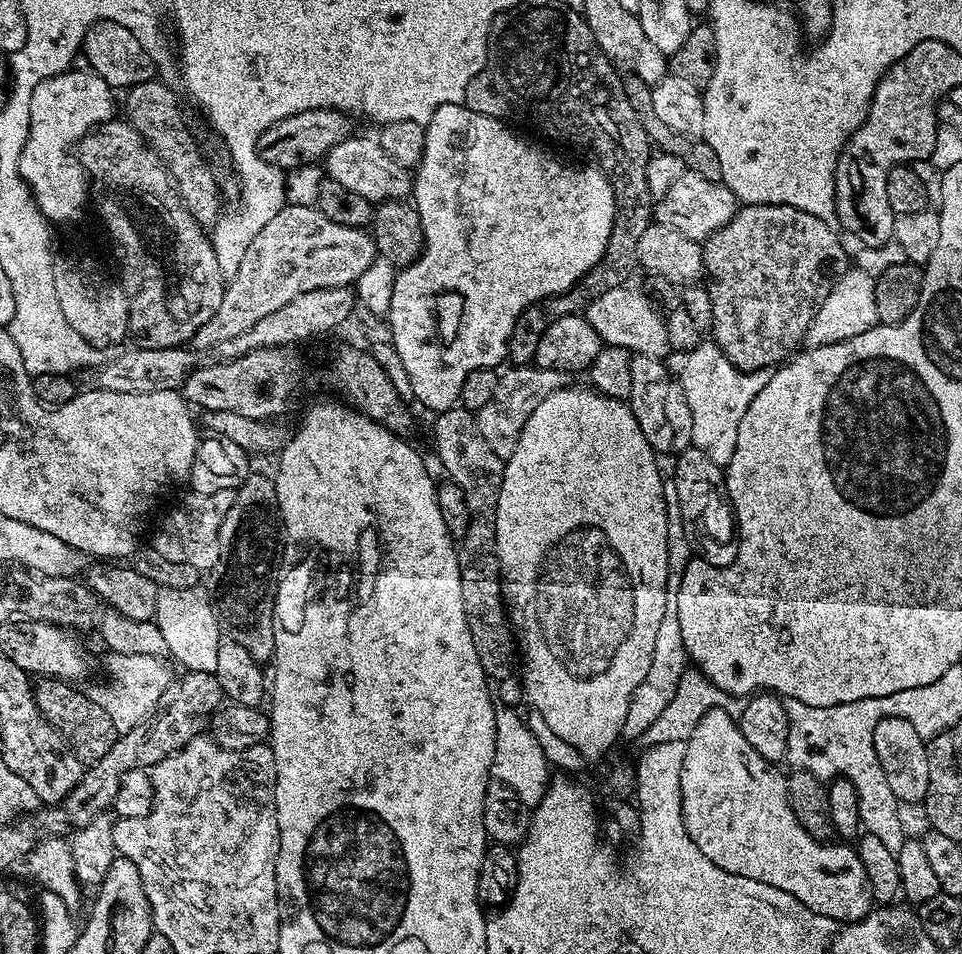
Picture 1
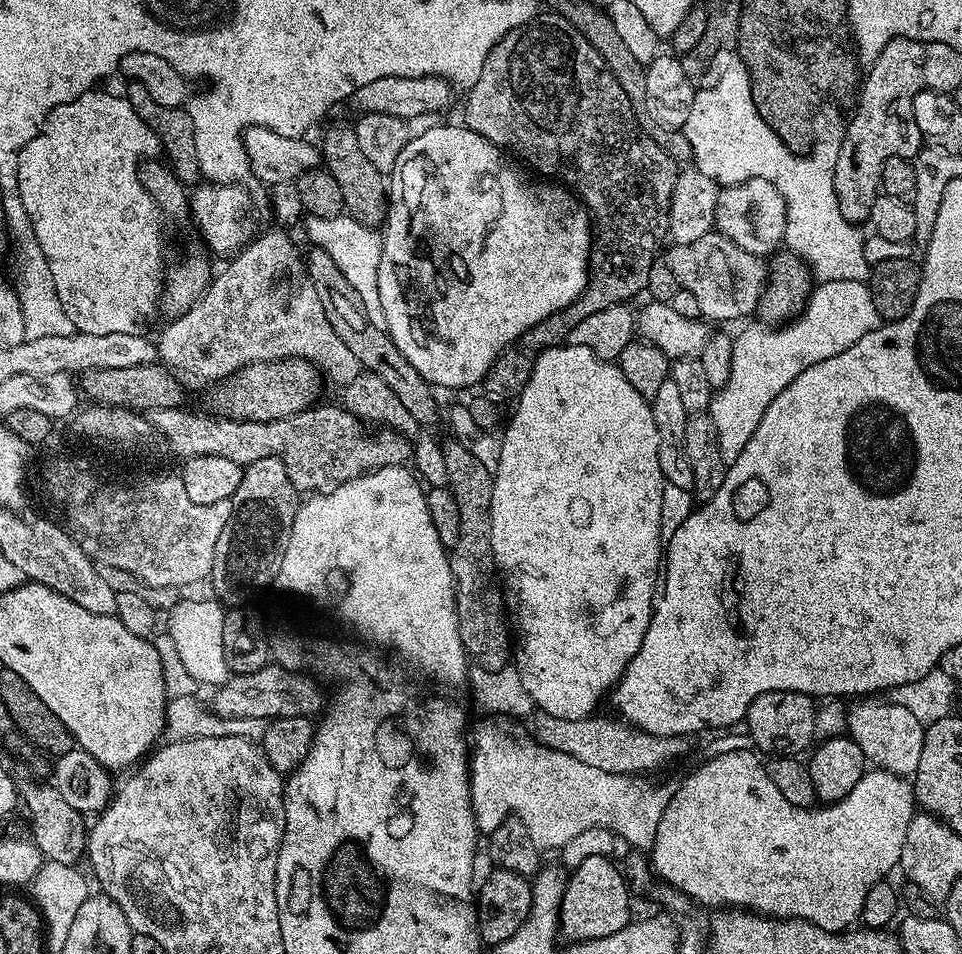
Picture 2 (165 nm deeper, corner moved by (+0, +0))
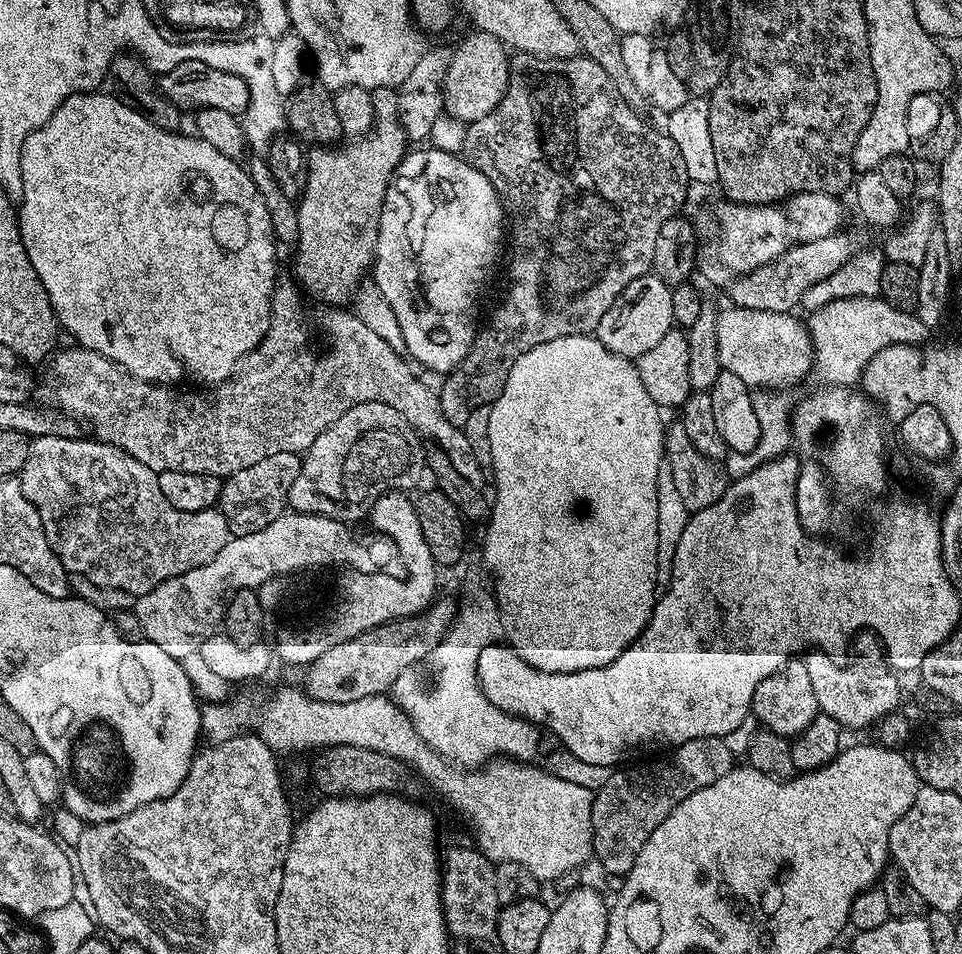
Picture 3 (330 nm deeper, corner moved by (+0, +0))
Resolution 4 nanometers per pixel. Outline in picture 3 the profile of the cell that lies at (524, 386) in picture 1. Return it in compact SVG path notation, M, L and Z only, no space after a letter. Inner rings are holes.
M277 283L272 293L272 317L270 318L268 333L264 335L264 341L256 347L254 352L248 353L243 367L235 375L219 385L213 391L216 392L213 396L171 396L168 393L171 391L165 390L159 384L149 384L147 380L138 380L135 376L127 375L124 369L117 366L110 358L106 358L89 348L71 346L72 348L66 349L65 352L57 351L51 357L52 377L49 378L48 385L44 388L44 396L48 399L47 403L57 410L67 412L77 421L83 422L85 420L92 427L91 435L95 439L102 441L104 444L113 444L115 448L120 448L126 454L138 458L138 462L150 466L150 470L154 470L157 474L162 472L189 472L190 474L206 474L207 476L227 478L238 470L246 470L246 466L254 466L254 462L262 462L262 458L266 458L270 454L282 454L283 452L303 454L308 451L308 447L312 445L314 438L318 438L318 434L322 434L322 430L326 430L334 422L338 422L338 418L342 418L342 414L346 414L346 410L350 410L362 402L386 402L386 406L394 406L394 410L398 410L398 414L402 414L402 418L406 418L406 422L416 431L417 436L425 441L432 440L428 442L431 442L443 452L444 457L450 462L450 466L454 466L454 470L458 470L458 474L462 474L462 478L466 478L466 482L479 486L483 485L483 480L486 480L486 474L482 470L482 466L478 466L478 454L474 454L474 446L470 446L463 427L450 422L450 418L446 418L446 414L442 414L442 402L437 389L435 387L431 388L428 384L423 384L412 373L413 365L401 353L395 352L386 342L382 342L382 338L378 338L378 334L374 334L374 330L369 330L366 322L362 322L362 318L358 318L355 311L345 310L340 306L325 307L323 309L324 313L320 316L320 328L324 331L325 338L328 339L328 349L321 356L315 356L312 353L312 348L308 345L308 312L304 309L305 297L302 295L301 289L295 283L292 284ZM104 395L108 395L108 400L112 404L104 404Z

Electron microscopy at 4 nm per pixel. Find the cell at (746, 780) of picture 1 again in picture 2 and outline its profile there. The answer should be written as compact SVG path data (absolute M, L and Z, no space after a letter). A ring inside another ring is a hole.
M755 751L752 752L724 752L713 760L705 762L701 768L696 768L668 798L668 805L658 820L658 834L654 846L650 850L651 870L661 881L670 884L683 891L689 898L700 906L709 909L719 909L721 906L743 906L753 913L775 918L778 920L806 920L808 923L818 926L827 932L843 932L853 927L852 923L860 920L862 902L866 902L866 894L874 890L874 886L885 879L884 876L891 868L895 869L900 863L902 854L902 842L906 842L906 830L910 826L912 817L917 815L918 805L914 795L914 788L907 779L894 776L889 772L879 770L865 771L864 777L842 798L833 804L813 806L811 808L795 808L782 794L778 794L778 786L770 782L767 767L760 764L761 757Z

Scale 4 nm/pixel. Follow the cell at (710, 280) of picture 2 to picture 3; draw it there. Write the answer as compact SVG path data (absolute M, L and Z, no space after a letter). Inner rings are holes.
M841 230L835 236L793 243L774 263L758 266L758 270L740 276L733 284L727 285L726 292L732 299L729 301L735 307L746 310L792 312L799 305L806 290L834 274L834 270L838 270L856 256L856 238L848 231Z

